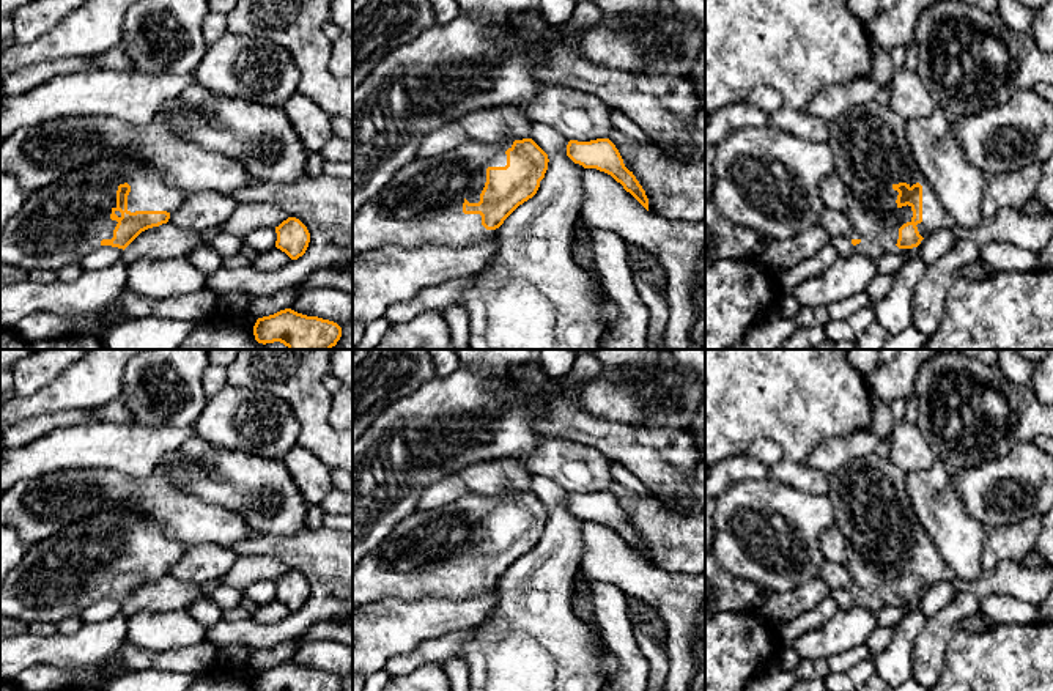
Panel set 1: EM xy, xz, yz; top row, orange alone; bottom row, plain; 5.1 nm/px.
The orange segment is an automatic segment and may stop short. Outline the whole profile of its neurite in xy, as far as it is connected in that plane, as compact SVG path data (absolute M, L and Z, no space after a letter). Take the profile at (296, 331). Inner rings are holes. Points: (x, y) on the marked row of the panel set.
M285 309L258 318L253 335L258 343L280 342L288 349L331 349L340 340L342 327L334 321Z

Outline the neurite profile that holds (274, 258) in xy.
M277 247L269 249L268 252L257 253L250 261L250 269L260 272L272 272L290 264L293 260Z

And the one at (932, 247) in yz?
M941 228L929 236L926 236L921 244L916 247L919 252L919 260L929 266L944 257L946 252L952 249L955 244L955 236L952 230Z

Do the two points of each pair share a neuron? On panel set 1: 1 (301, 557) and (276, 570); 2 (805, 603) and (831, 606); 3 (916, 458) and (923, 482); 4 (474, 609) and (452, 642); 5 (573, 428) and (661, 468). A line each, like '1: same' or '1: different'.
1: different
2: different
3: different
4: different
5: same

